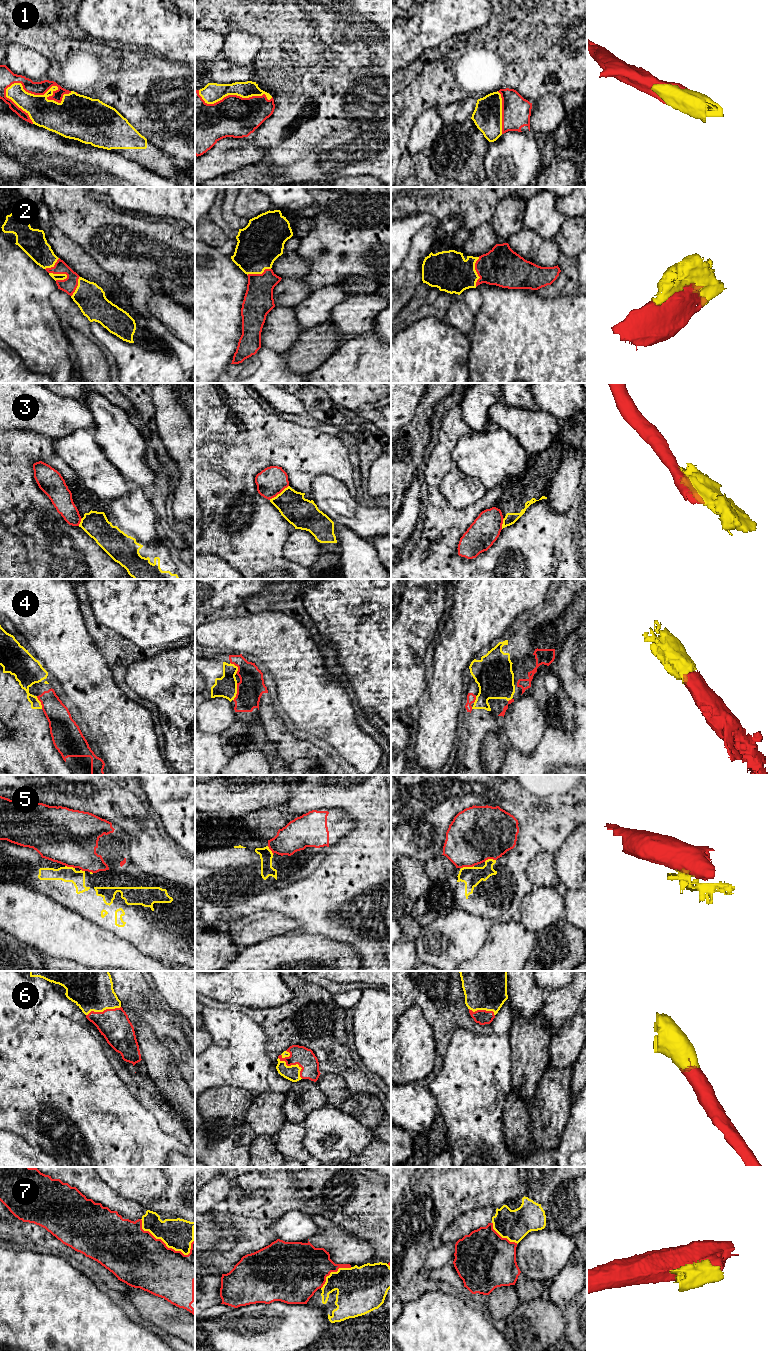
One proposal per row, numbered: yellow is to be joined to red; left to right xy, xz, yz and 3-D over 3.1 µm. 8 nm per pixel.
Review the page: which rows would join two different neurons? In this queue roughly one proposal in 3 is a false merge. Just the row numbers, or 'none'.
3, 5, 7

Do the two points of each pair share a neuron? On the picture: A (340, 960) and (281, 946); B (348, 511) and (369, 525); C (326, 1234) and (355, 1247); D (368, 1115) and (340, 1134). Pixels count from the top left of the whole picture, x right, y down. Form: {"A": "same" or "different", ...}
{"A": "same", "B": "same", "C": "same", "D": "different"}

